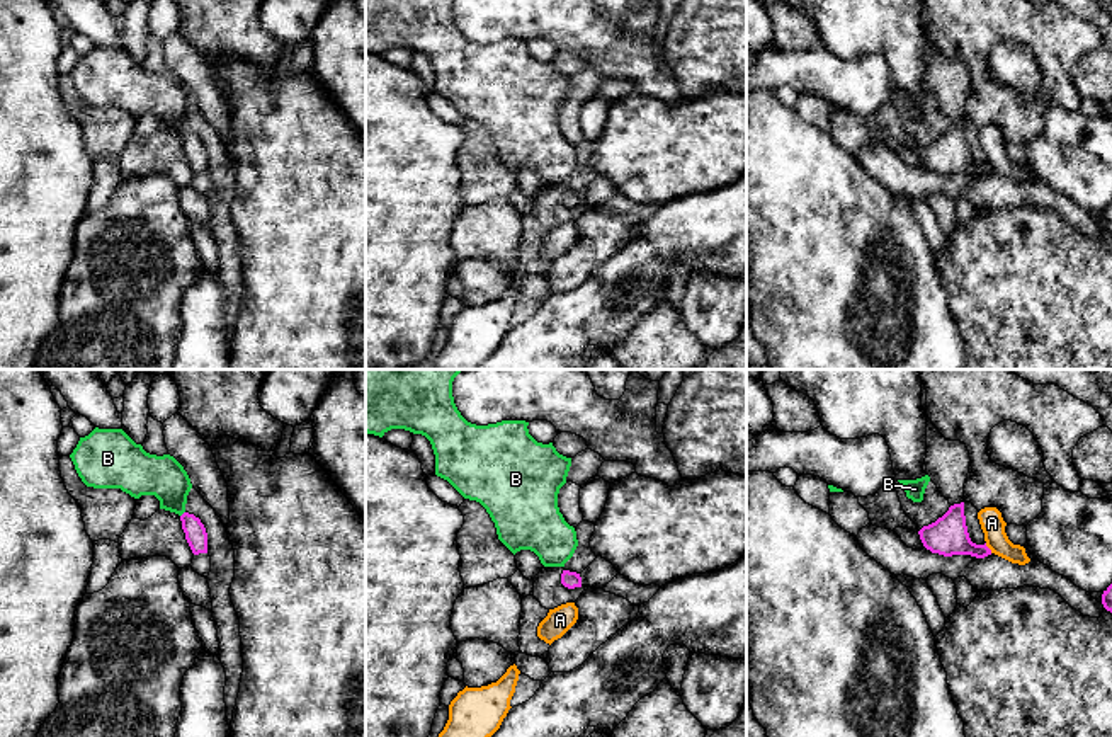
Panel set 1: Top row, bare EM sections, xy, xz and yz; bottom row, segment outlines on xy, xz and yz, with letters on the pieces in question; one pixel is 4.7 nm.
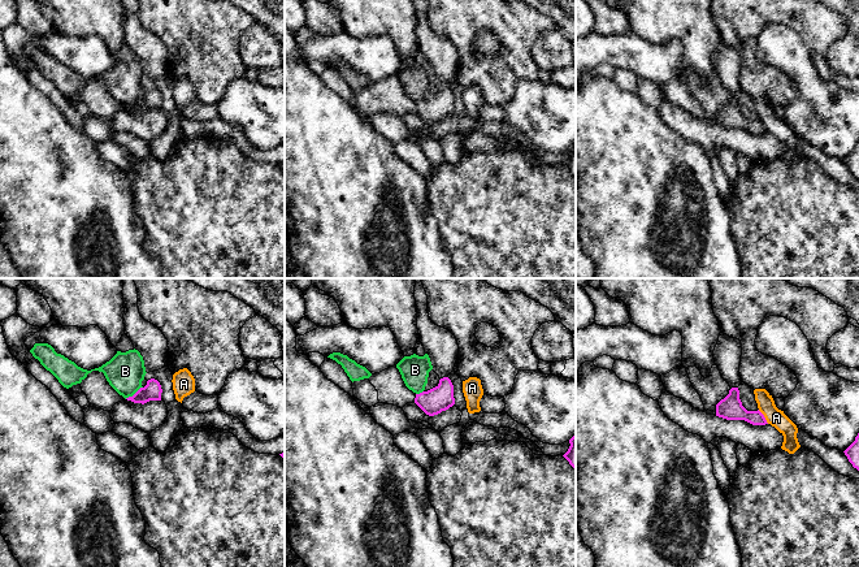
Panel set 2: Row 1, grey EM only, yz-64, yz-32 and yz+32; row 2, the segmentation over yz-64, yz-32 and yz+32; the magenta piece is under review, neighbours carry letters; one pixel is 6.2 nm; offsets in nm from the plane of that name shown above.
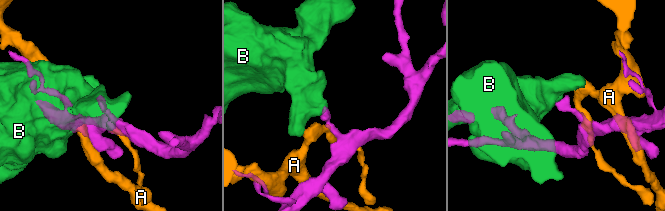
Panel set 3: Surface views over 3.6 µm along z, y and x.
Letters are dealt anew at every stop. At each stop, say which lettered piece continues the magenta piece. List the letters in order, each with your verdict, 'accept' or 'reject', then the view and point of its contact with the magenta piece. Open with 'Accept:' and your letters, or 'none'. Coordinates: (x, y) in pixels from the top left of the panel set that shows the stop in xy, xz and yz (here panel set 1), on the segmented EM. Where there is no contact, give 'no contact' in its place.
Accept: none
A: reject; contact yz (988, 548)
B: reject; contact xy (182, 514)

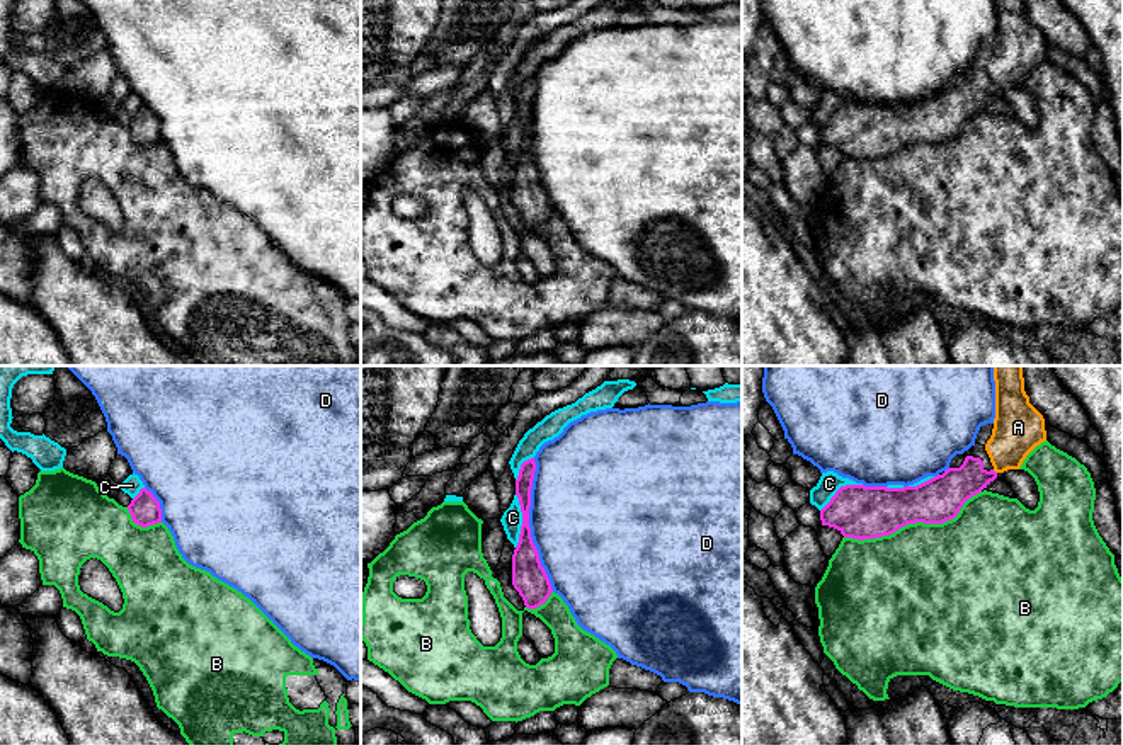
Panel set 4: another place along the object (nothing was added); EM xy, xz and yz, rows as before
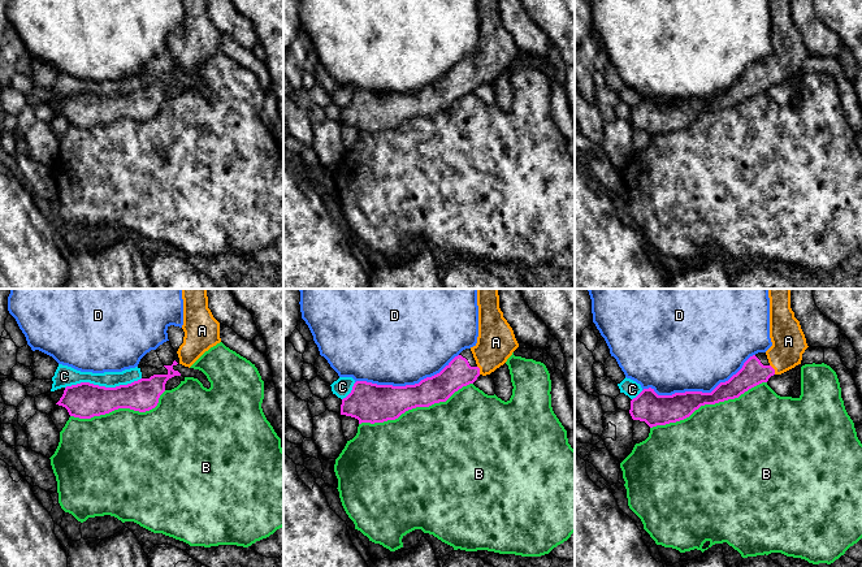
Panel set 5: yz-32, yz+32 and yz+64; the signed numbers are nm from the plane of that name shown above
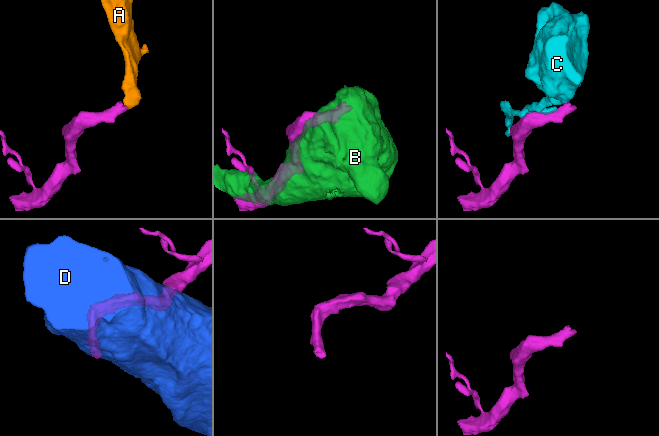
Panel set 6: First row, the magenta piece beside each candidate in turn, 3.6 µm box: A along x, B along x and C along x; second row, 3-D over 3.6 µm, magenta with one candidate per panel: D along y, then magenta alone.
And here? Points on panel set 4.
Accept: A
A: accept; contact yz (994, 472)
B: reject; contact yz (914, 523)
C: reject; contact xz (523, 521)
D: reject; contact xz (528, 524)

